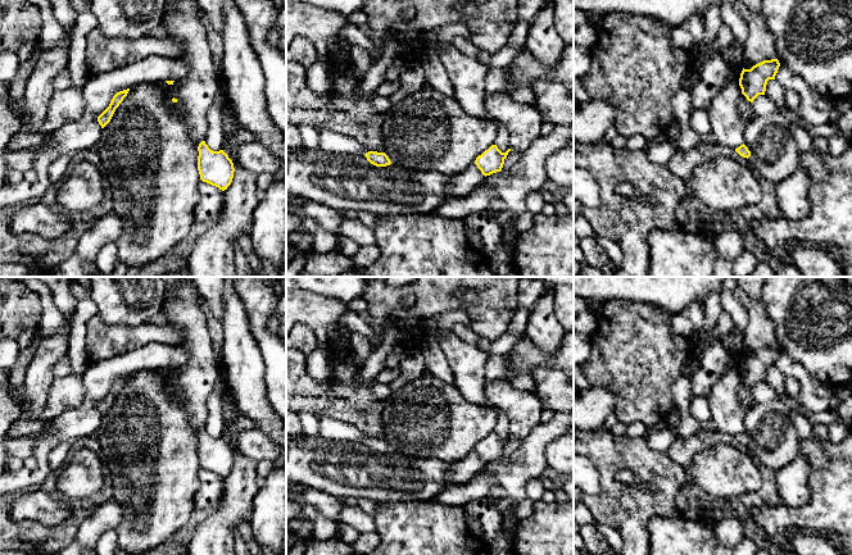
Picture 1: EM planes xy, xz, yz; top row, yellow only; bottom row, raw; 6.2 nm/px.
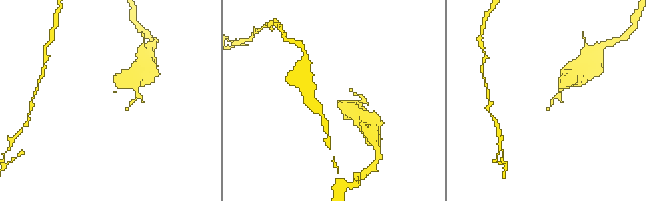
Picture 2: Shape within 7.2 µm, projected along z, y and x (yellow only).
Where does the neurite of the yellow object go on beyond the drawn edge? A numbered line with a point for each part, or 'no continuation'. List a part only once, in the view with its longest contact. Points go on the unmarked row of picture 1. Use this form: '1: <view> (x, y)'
no continuation

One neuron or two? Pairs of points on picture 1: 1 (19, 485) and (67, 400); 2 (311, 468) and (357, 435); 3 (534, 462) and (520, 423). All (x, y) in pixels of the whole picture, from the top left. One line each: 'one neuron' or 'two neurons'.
1: two neurons
2: two neurons
3: two neurons

